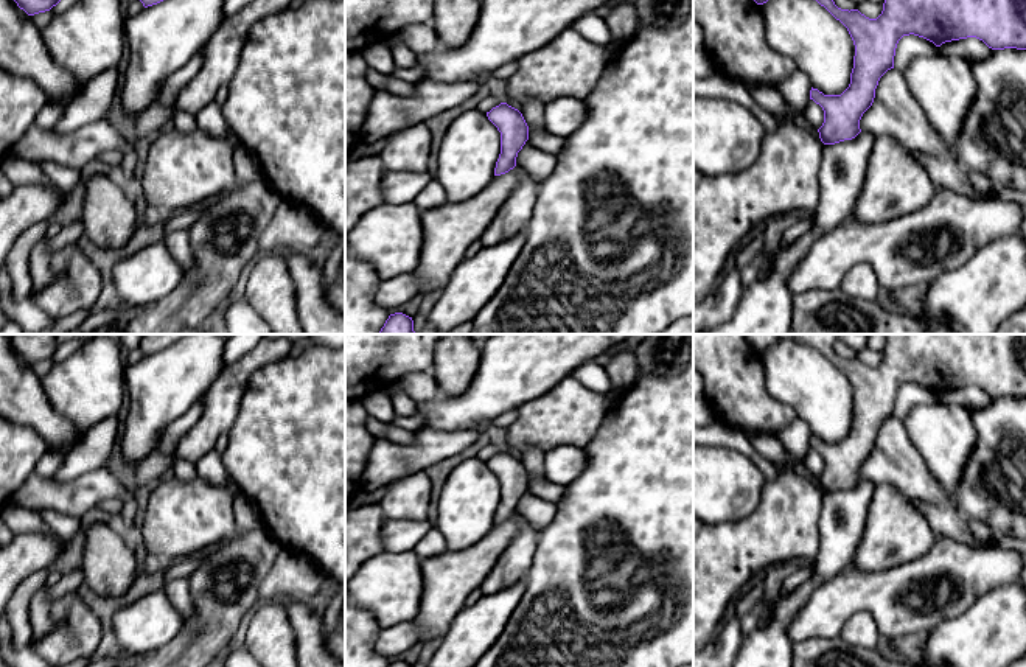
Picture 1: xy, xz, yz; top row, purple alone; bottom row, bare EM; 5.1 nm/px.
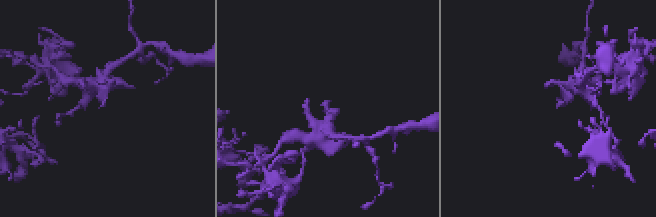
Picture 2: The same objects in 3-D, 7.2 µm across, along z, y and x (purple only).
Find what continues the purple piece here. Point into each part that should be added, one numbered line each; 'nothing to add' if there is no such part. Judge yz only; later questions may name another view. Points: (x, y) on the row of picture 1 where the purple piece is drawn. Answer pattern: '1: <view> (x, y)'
nothing to add

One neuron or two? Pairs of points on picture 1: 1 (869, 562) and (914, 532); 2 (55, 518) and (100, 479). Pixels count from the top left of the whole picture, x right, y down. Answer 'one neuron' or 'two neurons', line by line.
1: one neuron
2: two neurons

